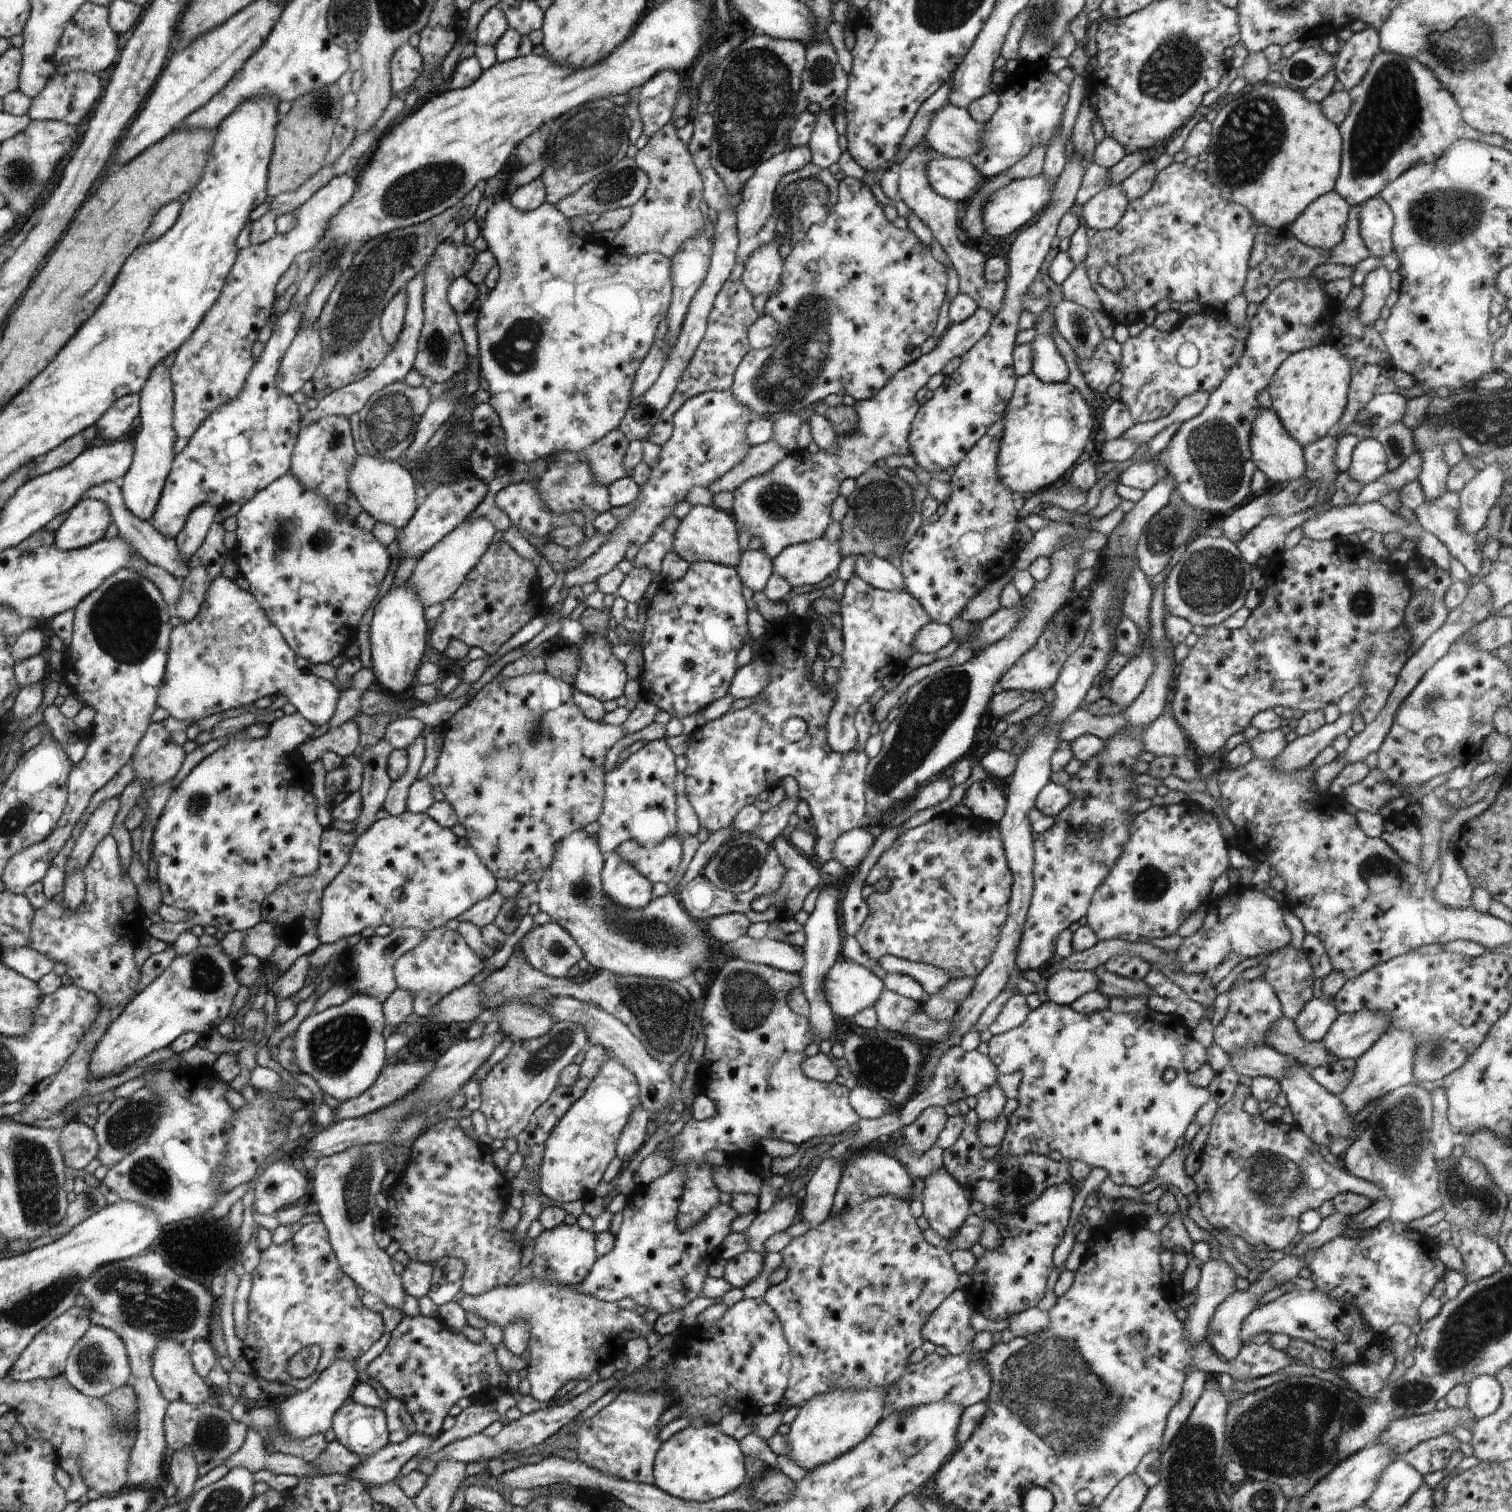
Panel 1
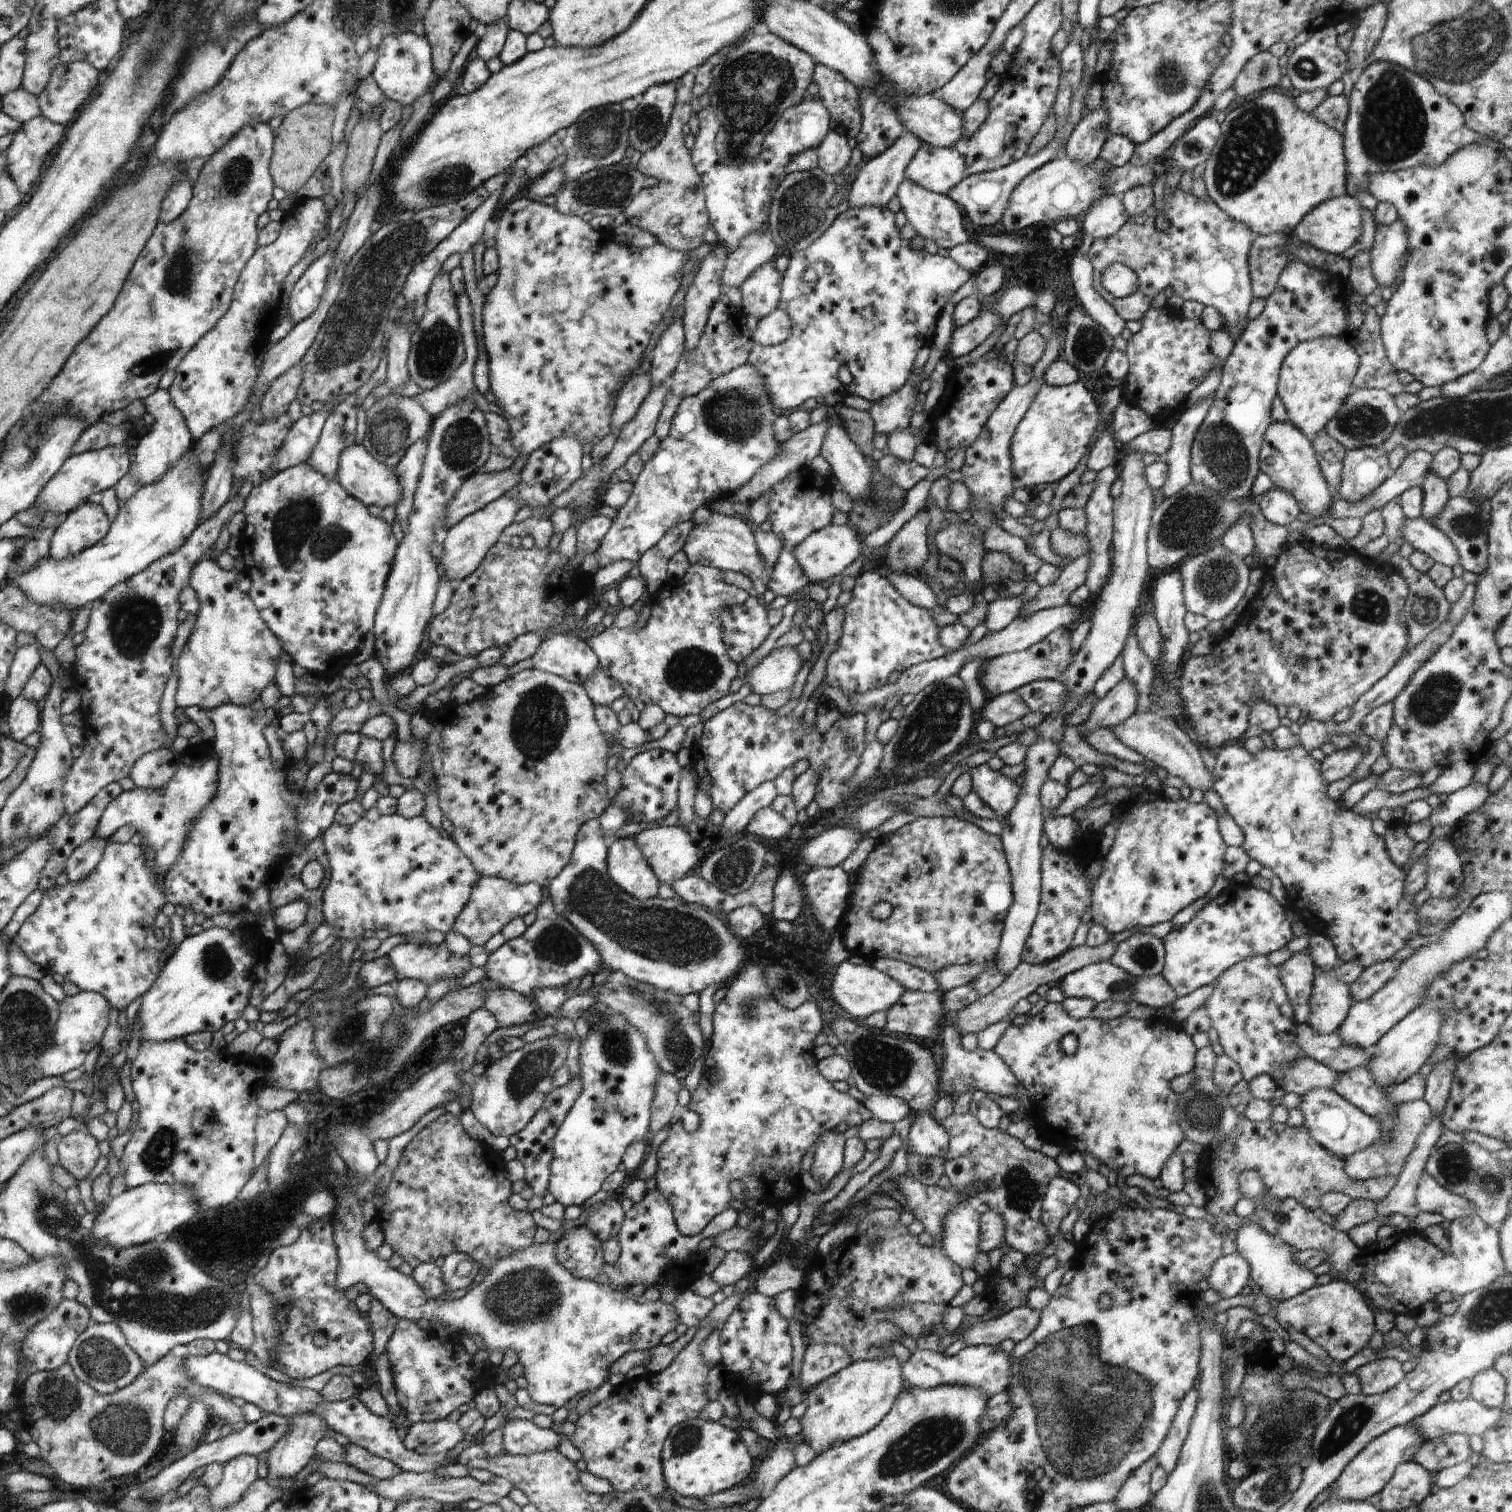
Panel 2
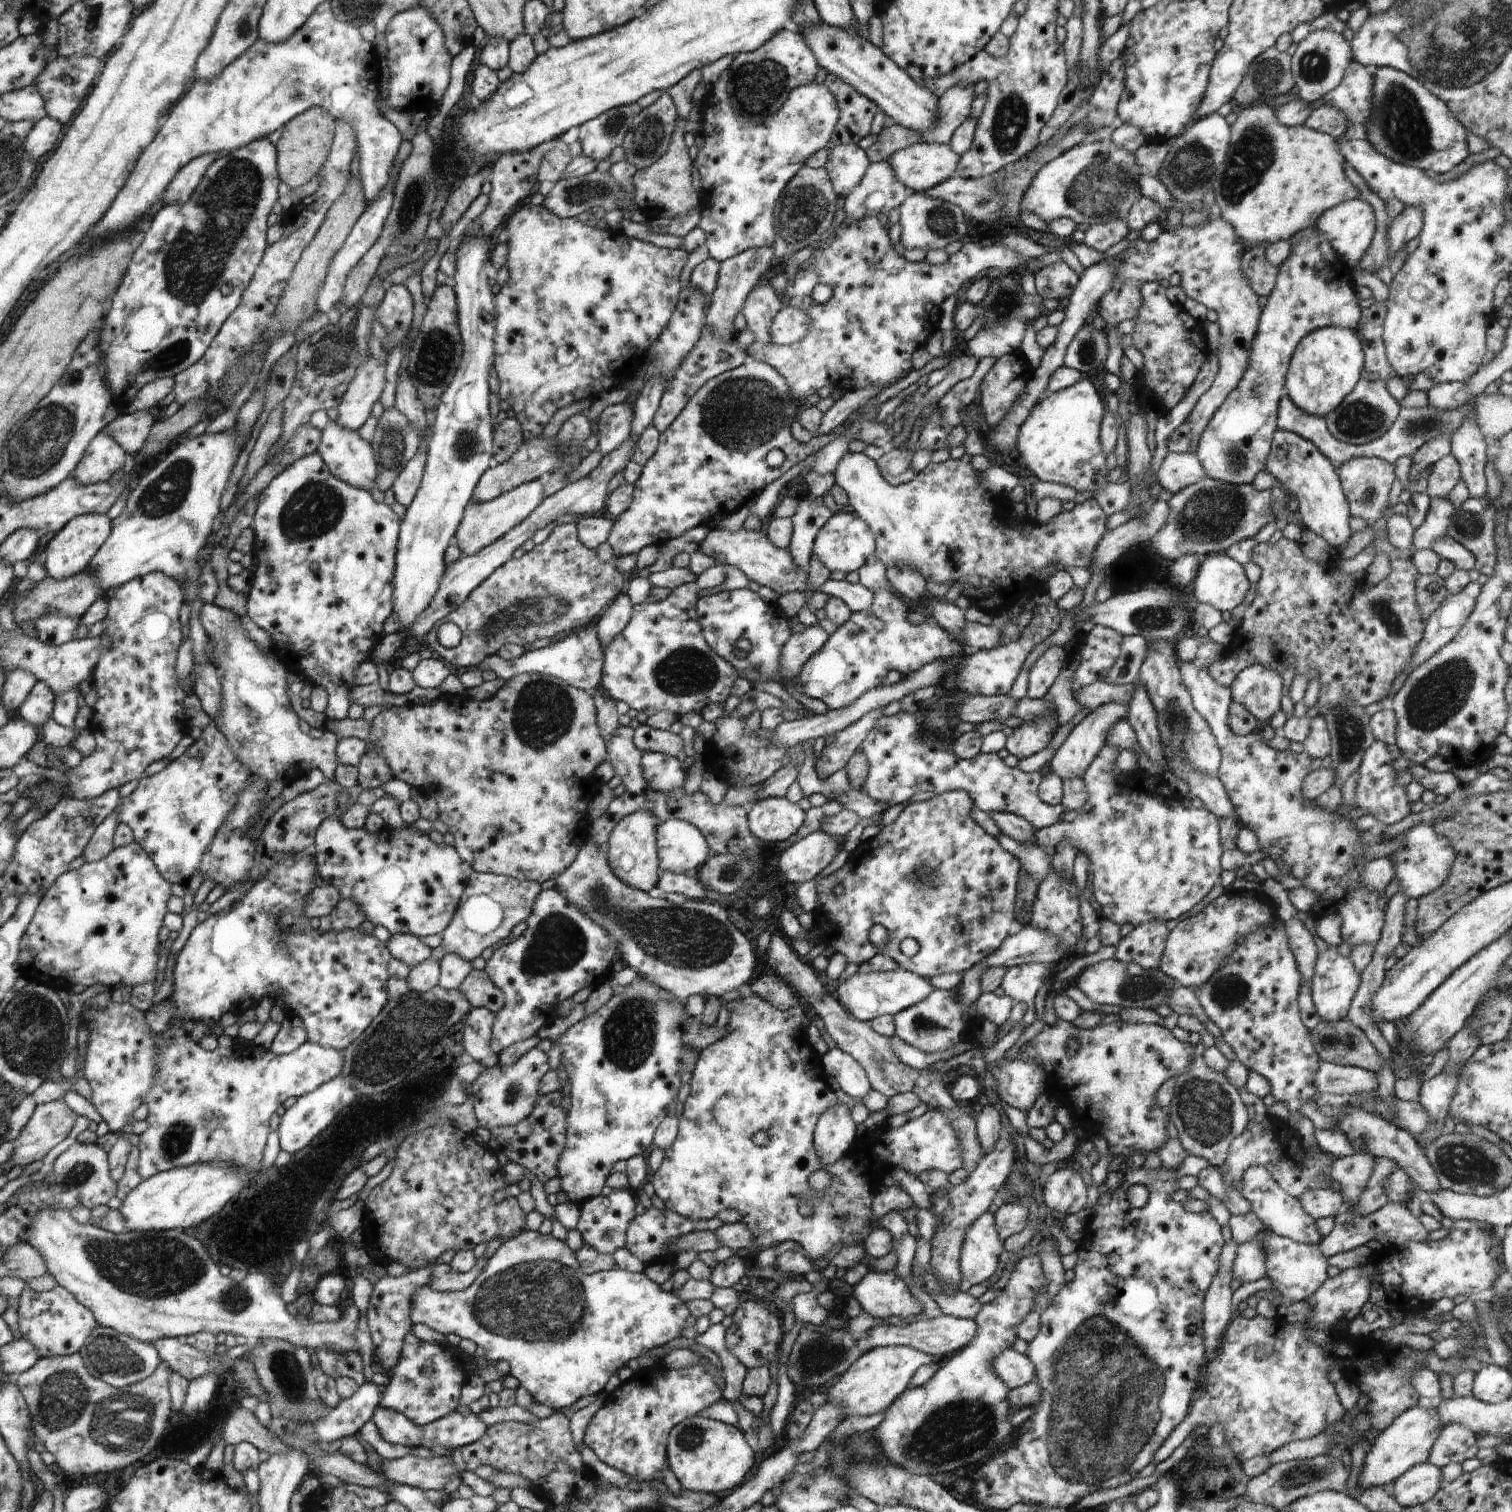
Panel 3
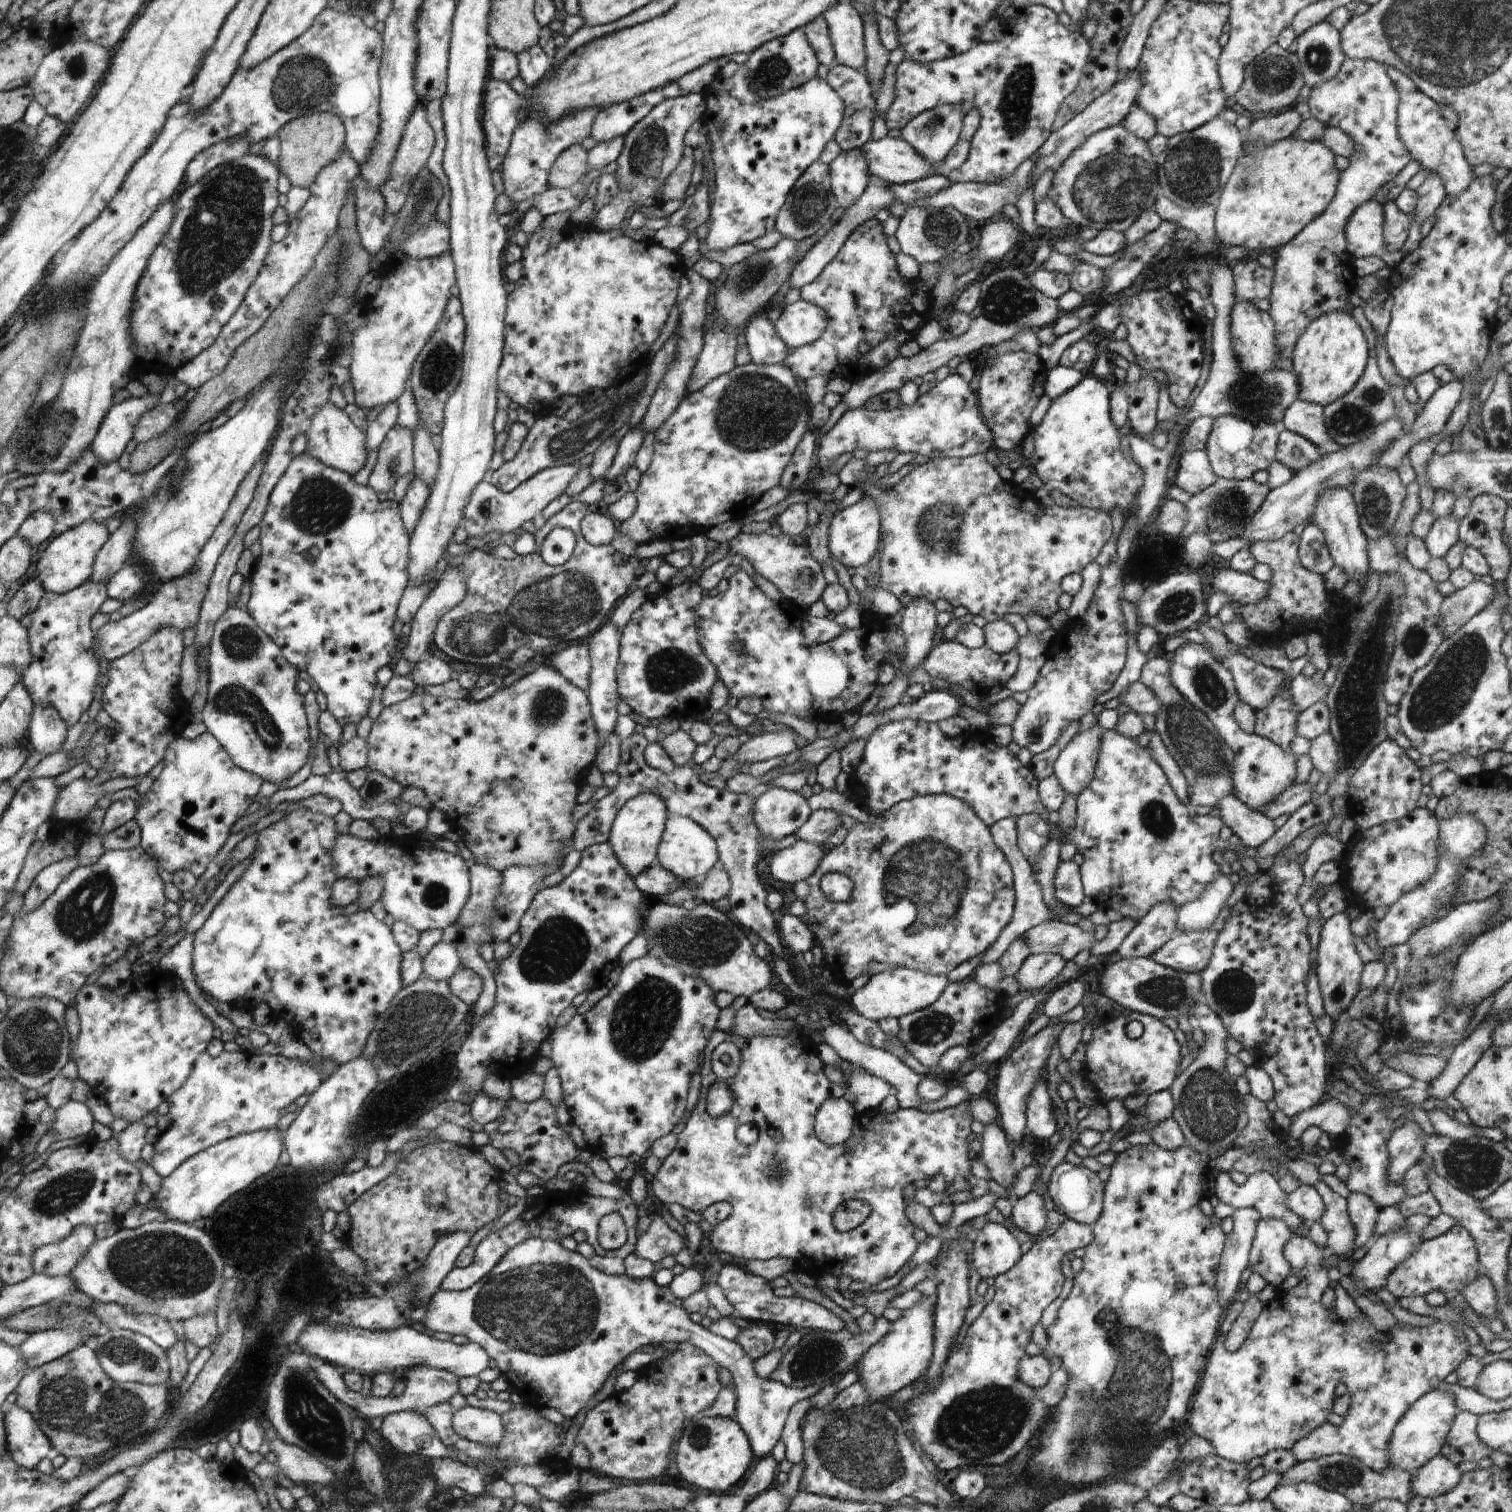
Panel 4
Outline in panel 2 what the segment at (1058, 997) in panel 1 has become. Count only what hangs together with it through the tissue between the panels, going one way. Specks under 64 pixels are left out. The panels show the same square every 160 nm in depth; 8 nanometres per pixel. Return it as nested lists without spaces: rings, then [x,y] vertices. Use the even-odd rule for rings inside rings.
[[[1104,961],[1086,965],[1068,974],[1057,986],[1065,998],[1089,998],[1097,1004],[1107,1000],[1133,1003],[1136,979],[1110,961]]]

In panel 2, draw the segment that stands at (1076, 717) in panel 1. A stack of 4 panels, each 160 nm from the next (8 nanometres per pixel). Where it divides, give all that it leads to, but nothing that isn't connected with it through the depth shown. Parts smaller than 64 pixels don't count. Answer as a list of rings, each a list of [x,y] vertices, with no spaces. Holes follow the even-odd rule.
[[[1156,708],[1143,713],[1136,711],[1111,729],[1122,744],[1139,752],[1144,759],[1152,760],[1156,766],[1167,770],[1169,775],[1179,776],[1190,789],[1198,788],[1203,792],[1212,789],[1213,778],[1202,760],[1201,746],[1186,728],[1182,728],[1172,717],[1167,717],[1162,709]]]

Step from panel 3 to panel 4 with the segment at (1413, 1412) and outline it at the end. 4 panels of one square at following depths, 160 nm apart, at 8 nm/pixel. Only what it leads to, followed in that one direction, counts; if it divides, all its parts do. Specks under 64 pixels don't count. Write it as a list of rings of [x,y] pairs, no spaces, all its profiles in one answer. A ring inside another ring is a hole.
[[[1442,1389],[1428,1391],[1418,1398],[1396,1423],[1394,1432],[1388,1441],[1389,1464],[1391,1465],[1388,1467],[1396,1467],[1413,1475],[1442,1450],[1446,1440],[1445,1436],[1459,1411],[1455,1398]]]

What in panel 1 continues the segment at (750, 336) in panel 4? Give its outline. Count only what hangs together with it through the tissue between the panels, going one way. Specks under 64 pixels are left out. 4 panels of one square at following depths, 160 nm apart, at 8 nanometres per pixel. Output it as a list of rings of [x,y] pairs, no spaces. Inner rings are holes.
[[[774,241],[758,247],[746,259],[741,279],[752,294],[766,294],[775,292],[782,277],[784,259],[778,253],[779,246]]]

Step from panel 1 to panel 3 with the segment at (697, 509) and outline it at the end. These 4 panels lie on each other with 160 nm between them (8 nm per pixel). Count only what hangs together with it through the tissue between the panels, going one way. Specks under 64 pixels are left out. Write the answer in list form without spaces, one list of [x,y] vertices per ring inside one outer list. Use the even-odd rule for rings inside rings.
[[[743,526],[733,531],[720,527],[709,529],[698,551],[712,556],[720,564],[736,566],[738,570],[744,572],[753,586],[768,586],[782,595],[790,591],[796,592],[796,590],[808,594],[807,572],[796,564],[788,549],[780,549],[772,544],[764,530],[747,530]]]

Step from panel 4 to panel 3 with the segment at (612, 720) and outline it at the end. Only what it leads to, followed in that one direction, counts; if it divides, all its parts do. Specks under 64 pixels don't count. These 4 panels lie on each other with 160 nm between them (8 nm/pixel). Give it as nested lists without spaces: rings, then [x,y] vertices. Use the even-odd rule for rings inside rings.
[[[621,594],[604,611],[603,617],[599,620],[597,635],[601,646],[604,646],[613,636],[616,636],[631,619],[633,604],[627,594]]]

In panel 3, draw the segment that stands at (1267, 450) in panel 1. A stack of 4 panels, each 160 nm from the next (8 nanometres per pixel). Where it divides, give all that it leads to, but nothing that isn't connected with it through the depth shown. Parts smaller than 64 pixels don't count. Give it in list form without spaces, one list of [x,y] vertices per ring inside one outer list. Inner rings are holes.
[[[1276,429],[1265,469],[1274,476],[1276,481],[1281,482],[1287,495],[1298,499],[1296,513],[1299,514],[1297,516],[1300,516],[1304,527],[1336,548],[1339,556],[1339,546],[1352,536],[1348,526],[1351,514],[1339,476],[1331,460],[1328,460],[1309,440],[1290,431]]]

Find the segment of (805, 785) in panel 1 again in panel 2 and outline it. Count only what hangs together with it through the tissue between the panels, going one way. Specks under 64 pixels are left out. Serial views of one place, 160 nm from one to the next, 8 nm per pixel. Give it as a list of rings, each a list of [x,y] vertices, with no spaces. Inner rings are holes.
[[[738,701],[703,723],[702,736],[689,747],[690,764],[697,772],[697,785],[709,796],[713,809],[722,814],[734,809],[745,794],[763,782],[774,781],[782,770],[799,761],[818,772],[814,800],[820,810],[832,810],[838,804],[847,805],[855,798],[854,792],[859,786],[849,779],[855,775],[867,745],[864,742],[864,713],[836,722],[822,734],[813,726],[806,726],[803,718],[794,719],[791,714],[778,716],[776,711],[763,705],[751,706]],[[696,746],[702,750],[704,770],[700,770],[700,752],[696,752]],[[841,865],[812,867],[804,878],[809,904],[826,934],[833,935],[851,894],[849,875]]]

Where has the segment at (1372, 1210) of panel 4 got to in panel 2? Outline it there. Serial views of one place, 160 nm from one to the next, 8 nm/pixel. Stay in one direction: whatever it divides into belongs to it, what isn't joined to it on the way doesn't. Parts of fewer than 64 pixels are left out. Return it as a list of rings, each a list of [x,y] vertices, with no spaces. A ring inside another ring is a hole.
[[[1422,1098],[1405,1102],[1395,1106],[1395,1115],[1388,1115],[1379,1122],[1386,1131],[1384,1136],[1387,1141],[1372,1143],[1368,1148],[1356,1151],[1344,1159],[1345,1173],[1352,1180],[1363,1181],[1374,1176],[1390,1175],[1396,1177],[1400,1174],[1412,1149],[1416,1146],[1417,1136],[1431,1120],[1433,1112],[1429,1104]]]

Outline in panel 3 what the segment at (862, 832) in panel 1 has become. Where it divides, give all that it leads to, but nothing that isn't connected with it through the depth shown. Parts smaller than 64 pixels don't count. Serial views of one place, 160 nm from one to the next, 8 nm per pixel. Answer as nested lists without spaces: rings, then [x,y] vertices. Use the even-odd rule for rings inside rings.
[[[815,831],[783,851],[779,870],[795,885],[816,878],[840,852],[841,839]]]

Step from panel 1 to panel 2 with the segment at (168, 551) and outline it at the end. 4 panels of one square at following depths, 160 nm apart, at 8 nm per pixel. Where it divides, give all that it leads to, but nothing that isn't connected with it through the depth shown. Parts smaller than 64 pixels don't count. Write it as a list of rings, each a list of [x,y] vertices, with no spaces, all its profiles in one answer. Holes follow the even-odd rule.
[[[202,558],[190,578],[190,586],[194,589],[199,600],[199,611],[191,635],[179,657],[174,660],[177,674],[177,689],[175,701],[178,707],[190,708],[200,706],[205,710],[215,709],[217,706],[230,703],[236,706],[254,705],[268,684],[275,681],[280,657],[284,650],[281,640],[264,622],[258,607],[249,593],[243,593],[237,585],[236,575],[239,568],[225,571],[218,563],[210,558]]]

